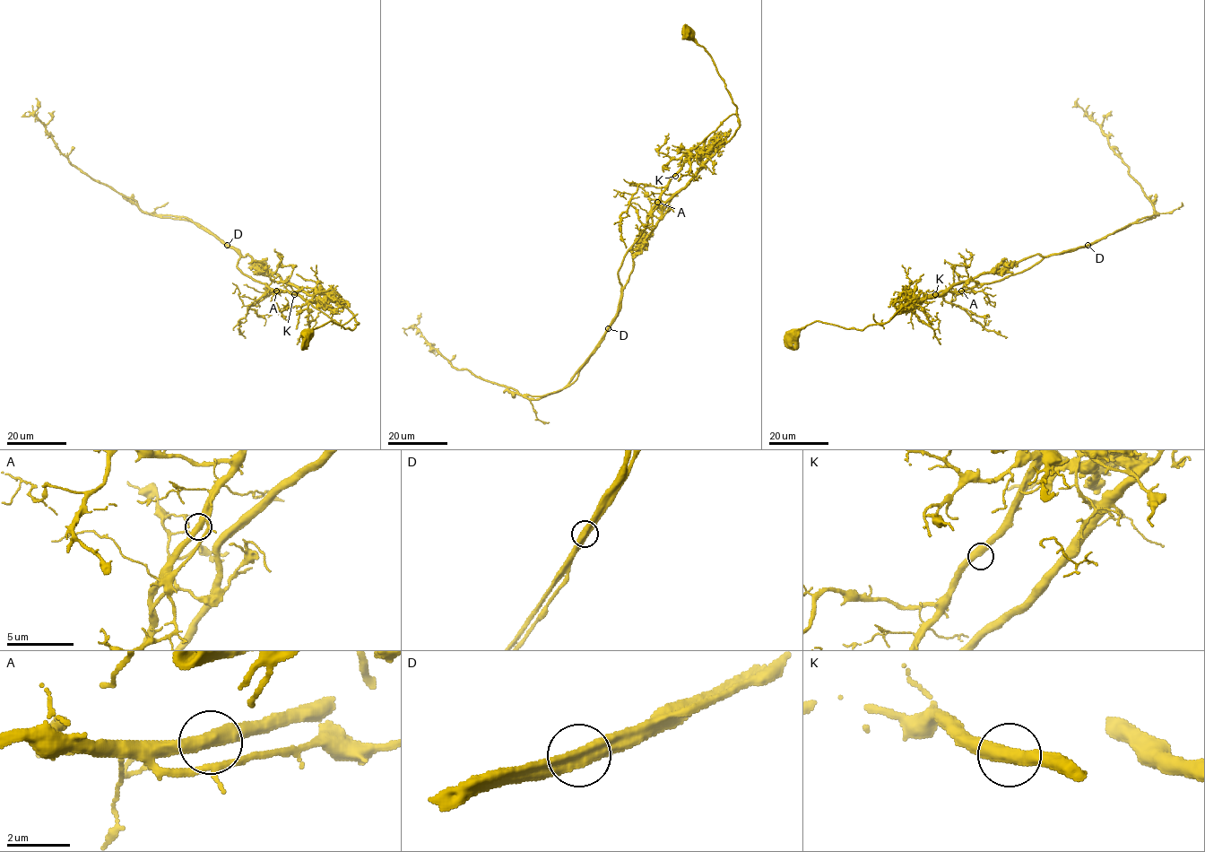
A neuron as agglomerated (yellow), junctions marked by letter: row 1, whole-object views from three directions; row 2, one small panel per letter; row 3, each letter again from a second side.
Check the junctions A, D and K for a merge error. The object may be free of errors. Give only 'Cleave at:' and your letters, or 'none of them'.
Cleave at: D

